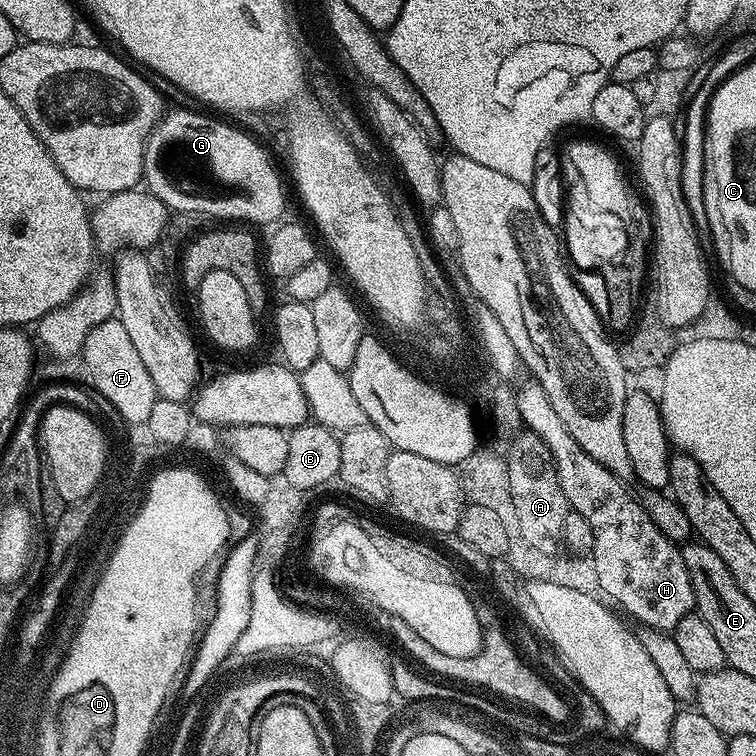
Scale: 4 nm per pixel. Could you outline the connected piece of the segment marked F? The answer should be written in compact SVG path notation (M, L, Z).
M118 318L102 322L90 334L86 334L82 361L84 372L92 383L91 391L101 401L105 400L128 424L147 425L150 410L158 399L154 382L150 382L150 373L142 362L134 342L126 335L126 326Z

